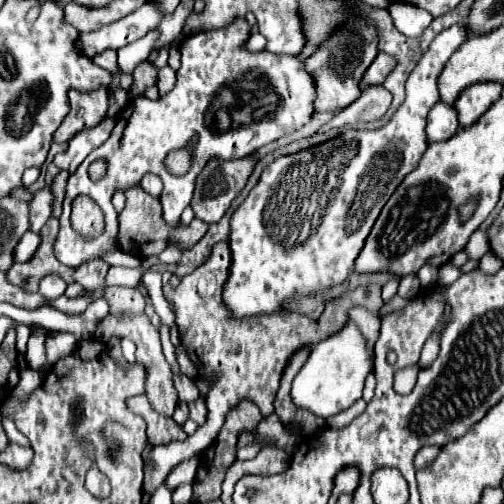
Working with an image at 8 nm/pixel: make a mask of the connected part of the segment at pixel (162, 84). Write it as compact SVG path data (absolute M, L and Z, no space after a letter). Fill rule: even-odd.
M167 65L167 67L163 67L163 69L159 71L159 83L157 83L159 93L161 93L161 95L167 95L167 93L175 87L175 81L177 81L175 71L173 71L169 65Z

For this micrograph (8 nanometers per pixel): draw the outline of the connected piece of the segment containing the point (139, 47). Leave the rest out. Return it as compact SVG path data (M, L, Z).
M153 29L145 37L121 47L119 49L119 71L127 73L127 75L133 75L135 67L139 63L143 63L149 57L149 53L155 49L157 39L159 39L159 31Z

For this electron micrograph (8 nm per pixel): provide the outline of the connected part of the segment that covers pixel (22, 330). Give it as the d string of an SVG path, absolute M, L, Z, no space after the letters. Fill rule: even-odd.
M15 323L16 327L16 349L27 351L27 339L31 333L31 327L23 323Z

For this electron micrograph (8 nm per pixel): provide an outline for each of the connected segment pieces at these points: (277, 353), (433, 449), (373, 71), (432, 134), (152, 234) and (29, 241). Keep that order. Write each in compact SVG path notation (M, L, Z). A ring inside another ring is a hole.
M219 241L213 245L209 259L197 267L193 273L185 275L179 283L179 287L165 285L163 295L175 309L175 323L181 335L181 345L187 349L191 359L201 367L199 377L211 379L211 389L205 397L209 417L207 423L201 425L195 435L191 435L185 441L167 443L159 447L153 447L149 453L149 461L145 463L145 491L153 493L169 475L169 471L179 465L185 459L191 459L193 455L201 453L211 445L215 435L219 433L225 415L231 407L235 407L241 399L251 399L259 405L263 415L273 413L273 399L279 391L279 383L283 377L283 371L289 363L289 359L295 355L295 351L303 347L315 347L329 335L341 331L341 327L349 321L349 309L361 305L369 309L371 313L379 313L383 307L381 301L381 287L357 287L355 291L327 303L323 315L317 321L301 321L301 315L297 313L275 313L275 317L255 317L255 323L251 319L247 321L235 321L227 307L221 301L221 287L227 279L227 269L231 265L231 251L227 241ZM211 281L211 285L207 285ZM299 317L299 319L297 319Z
M437 445L423 447L423 449L417 453L417 457L415 457L415 467L417 467L417 469L425 467L427 463L431 463L431 461L439 455L439 451L441 451L441 447L437 447Z
M379 51L379 55L375 57L375 61L369 65L369 69L365 71L365 77L359 85L359 89L367 89L373 85L381 85L385 81L385 77L391 73L391 69L395 67L395 59L383 51Z
M435 103L427 117L427 143L447 141L457 133L457 113L453 105Z
M135 187L135 189L129 189L125 193L127 197L127 203L125 203L125 209L119 213L119 247L121 251L125 253L131 253L135 257L147 257L147 255L157 255L161 253L167 245L171 245L173 241L181 243L185 249L193 247L207 231L207 223L199 221L199 219L193 219L189 227L183 227L183 225L177 225L177 227L171 227L163 221L161 217L161 203L157 197L145 193L141 187Z
M27 231L27 233L19 239L19 243L17 243L17 247L15 247L15 251L13 251L13 259L19 261L19 263L29 261L29 259L33 257L37 245L39 245L39 235L33 233L33 231Z

